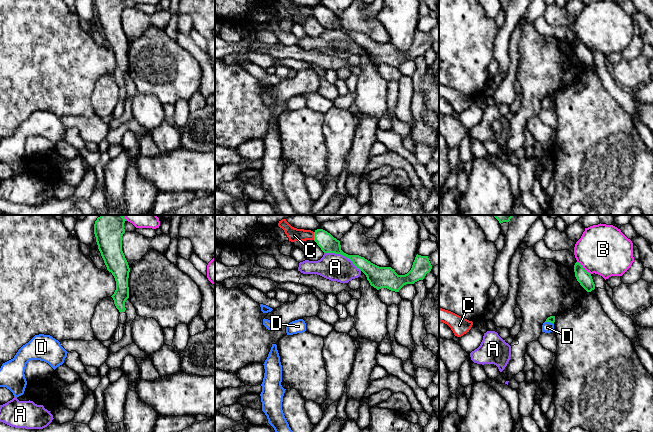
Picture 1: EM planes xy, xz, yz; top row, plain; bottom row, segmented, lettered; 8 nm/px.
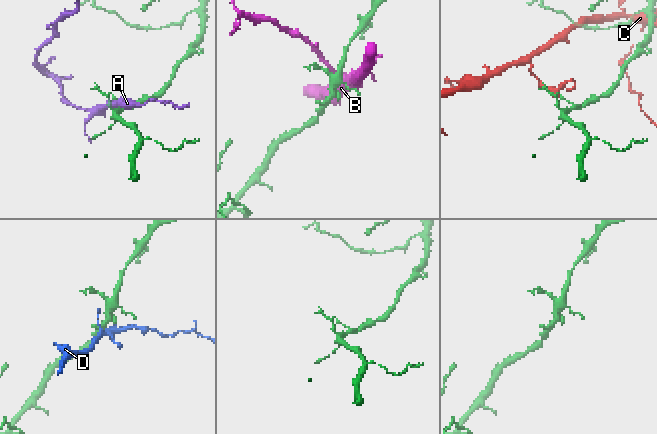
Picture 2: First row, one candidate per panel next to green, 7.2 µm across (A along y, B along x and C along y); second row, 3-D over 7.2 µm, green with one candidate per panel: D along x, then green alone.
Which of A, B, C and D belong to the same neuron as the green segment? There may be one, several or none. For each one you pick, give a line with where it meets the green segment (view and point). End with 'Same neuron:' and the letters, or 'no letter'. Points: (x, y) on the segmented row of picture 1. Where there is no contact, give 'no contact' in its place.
Same neuron: no letter

